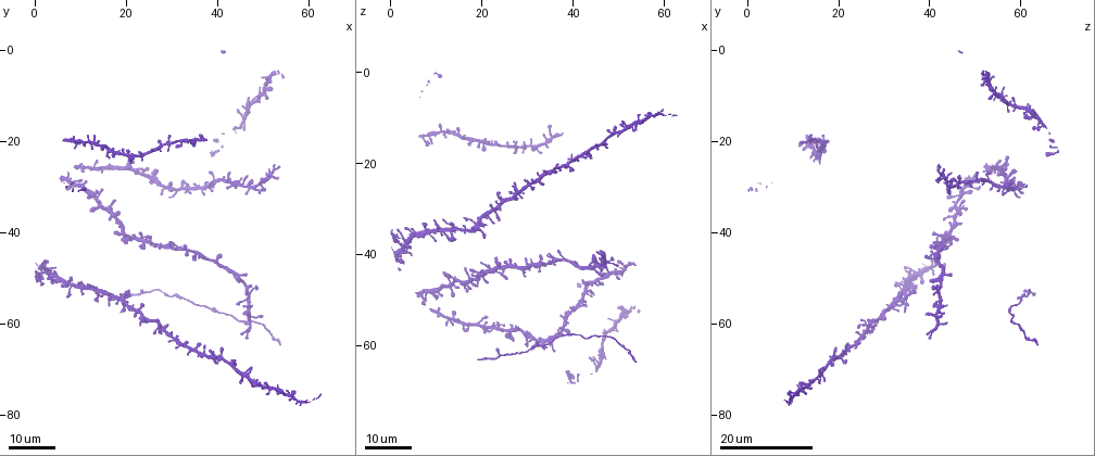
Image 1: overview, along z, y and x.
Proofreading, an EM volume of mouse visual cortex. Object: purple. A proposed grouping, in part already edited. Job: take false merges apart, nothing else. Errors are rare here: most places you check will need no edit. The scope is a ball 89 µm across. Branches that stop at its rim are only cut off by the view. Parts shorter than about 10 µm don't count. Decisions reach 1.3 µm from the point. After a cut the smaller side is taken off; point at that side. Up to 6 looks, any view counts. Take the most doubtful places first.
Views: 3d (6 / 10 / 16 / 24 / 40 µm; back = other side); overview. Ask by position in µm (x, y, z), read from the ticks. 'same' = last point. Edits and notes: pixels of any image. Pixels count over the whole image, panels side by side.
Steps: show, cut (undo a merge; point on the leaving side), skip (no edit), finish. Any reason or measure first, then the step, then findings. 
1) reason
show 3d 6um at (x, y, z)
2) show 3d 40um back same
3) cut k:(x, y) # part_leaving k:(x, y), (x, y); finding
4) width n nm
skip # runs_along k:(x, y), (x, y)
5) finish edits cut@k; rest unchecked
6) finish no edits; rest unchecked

small branch off a trunk
show 3d 16um at (47.5, 59.5, 42.0)

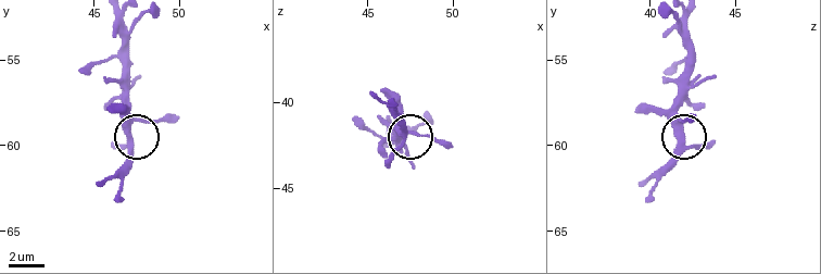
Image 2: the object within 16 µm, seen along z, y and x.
show 3d 6um at (47.2, 59.4, 41.8)

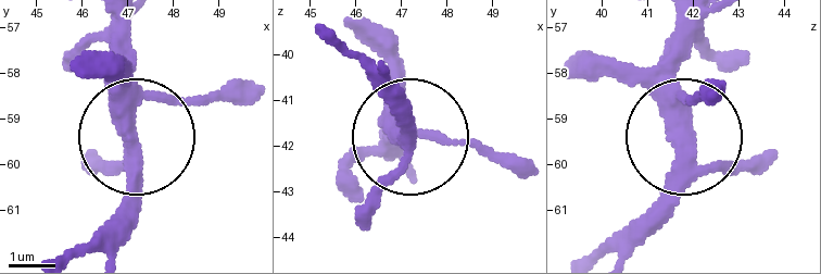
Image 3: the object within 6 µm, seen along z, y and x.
width 340 nm
skip # runs_along 3:(698, 25), (674, 84), (679, 131), (721, 165), (775, 158); continuous, no second neuron

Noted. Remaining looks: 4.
thin neck
show 3d 16um at (49.0, 30.0, 44.5)

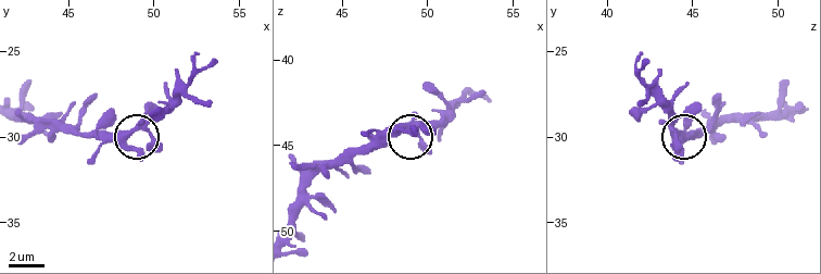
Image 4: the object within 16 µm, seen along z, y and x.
show 3d 6um at (48.8, 29.5, 43.8)

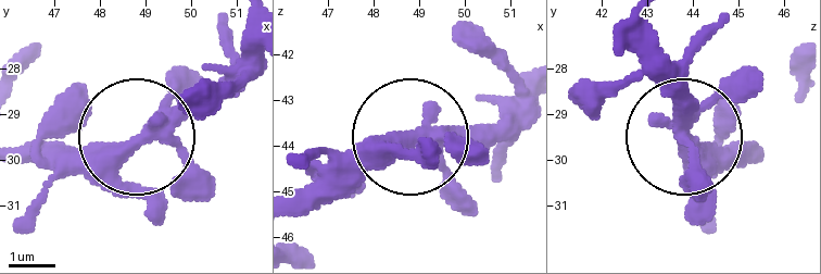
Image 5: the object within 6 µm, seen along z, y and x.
skip # runs_along 5:(762, 151), (704, 151), (689, 139), (689, 62); all the same neuron

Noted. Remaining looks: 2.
sudden change in width
show 3d 16um at (5.0, 50.5, 35.5)

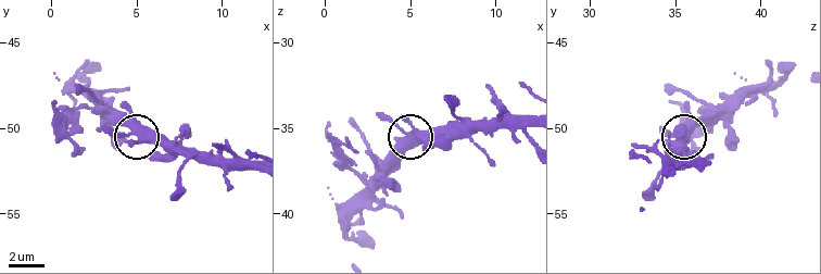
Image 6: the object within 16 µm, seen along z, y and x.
show 3d 6um at (4.9, 50.2, 35.6)

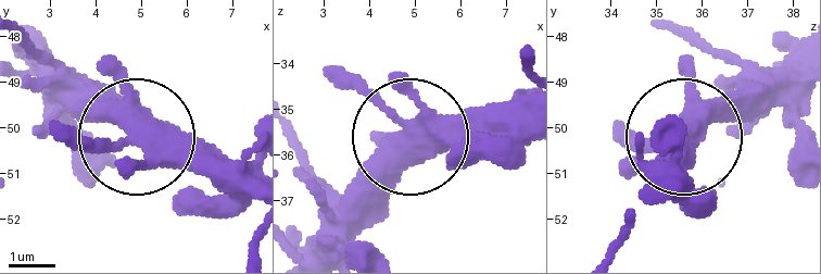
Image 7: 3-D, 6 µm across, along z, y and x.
skip # runs_along 7:(646, 196), (755, 75); one neuron here

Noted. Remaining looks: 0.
finish no edits; rest unchecked

